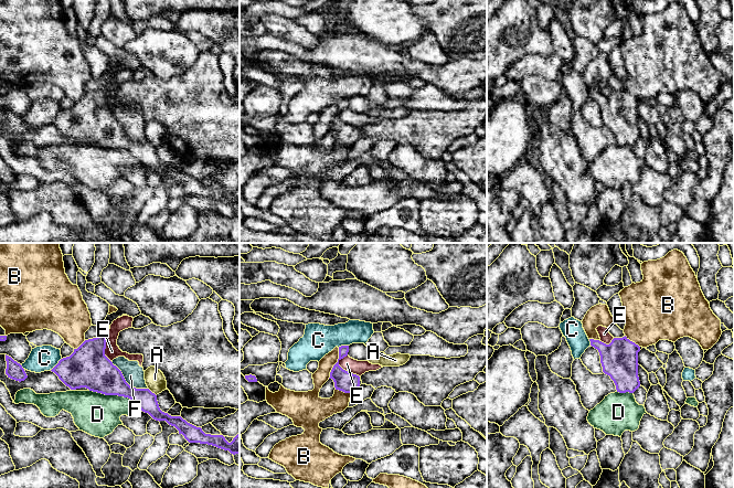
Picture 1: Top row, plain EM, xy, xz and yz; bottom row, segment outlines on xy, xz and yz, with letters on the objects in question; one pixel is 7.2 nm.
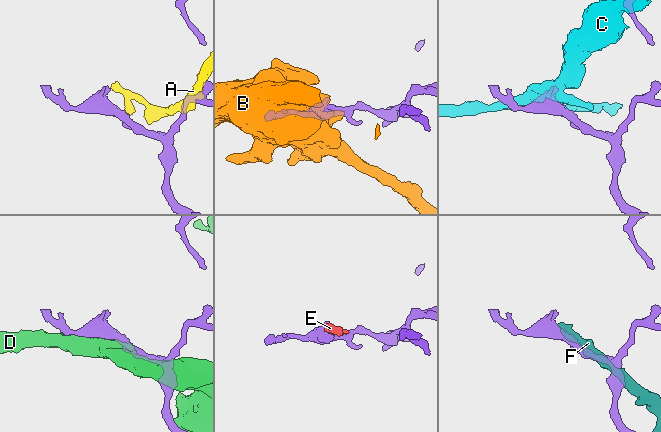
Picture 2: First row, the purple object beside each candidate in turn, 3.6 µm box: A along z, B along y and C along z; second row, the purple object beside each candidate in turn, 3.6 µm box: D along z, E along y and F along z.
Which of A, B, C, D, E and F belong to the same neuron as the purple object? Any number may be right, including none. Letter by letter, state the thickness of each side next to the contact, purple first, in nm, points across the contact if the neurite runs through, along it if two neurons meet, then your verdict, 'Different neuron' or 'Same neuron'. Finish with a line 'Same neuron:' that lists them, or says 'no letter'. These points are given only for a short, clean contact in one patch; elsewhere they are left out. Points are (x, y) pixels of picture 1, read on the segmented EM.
A: Thickness 160 nm (purple) against 140 nm. Boundary: xy (148, 388), (156, 395). Different neuron
B: Thickness 150 nm (purple) against 110 nm. Different neuron
C: Thickness 300 nm (purple) against 180 nm. Different neuron
D: Thickness 280 nm (purple) against 300 nm. Different neuron
E: Thickness 150 nm (purple) against 110 nm. Boundary: xz (338, 360), (338, 363), (343, 369), (359, 377). Different neuron
F: Thickness 280 nm (purple) against 150 nm. Different neuron
Same neuron: no letter

